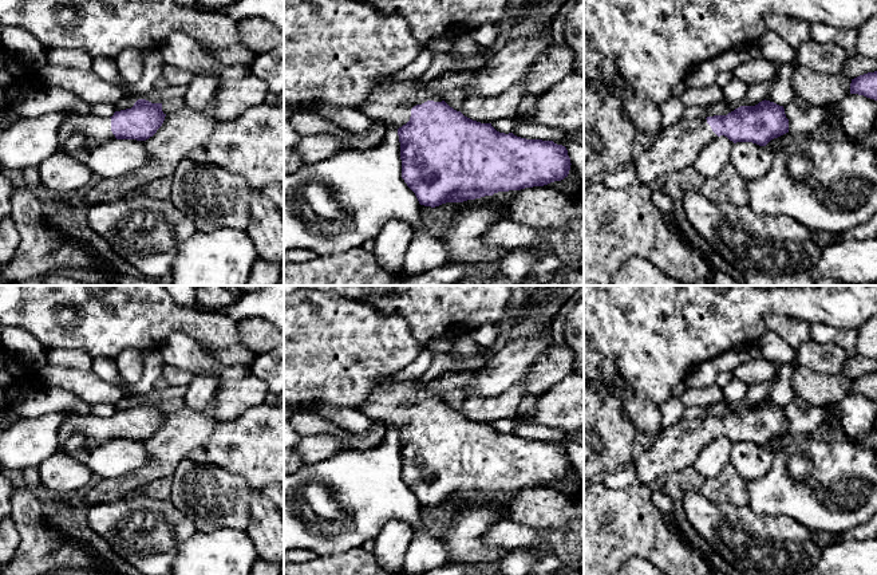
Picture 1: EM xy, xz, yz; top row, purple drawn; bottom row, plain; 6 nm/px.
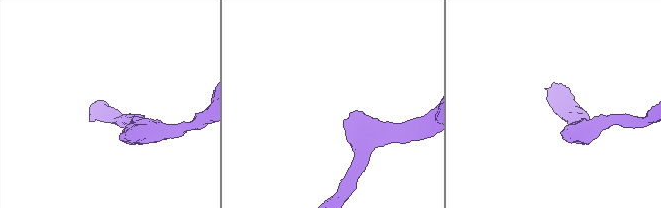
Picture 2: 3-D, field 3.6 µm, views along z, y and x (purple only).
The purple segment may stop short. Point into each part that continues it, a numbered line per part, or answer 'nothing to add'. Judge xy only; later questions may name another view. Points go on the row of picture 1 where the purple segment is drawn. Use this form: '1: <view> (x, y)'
1: xy (95, 130)

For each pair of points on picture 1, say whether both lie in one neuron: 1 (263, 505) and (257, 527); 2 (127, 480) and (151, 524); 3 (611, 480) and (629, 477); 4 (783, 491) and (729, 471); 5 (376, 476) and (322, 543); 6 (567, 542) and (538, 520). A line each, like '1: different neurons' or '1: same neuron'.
1: same neuron
2: different neurons
3: same neuron
4: different neurons
5: same neuron
6: same neuron

